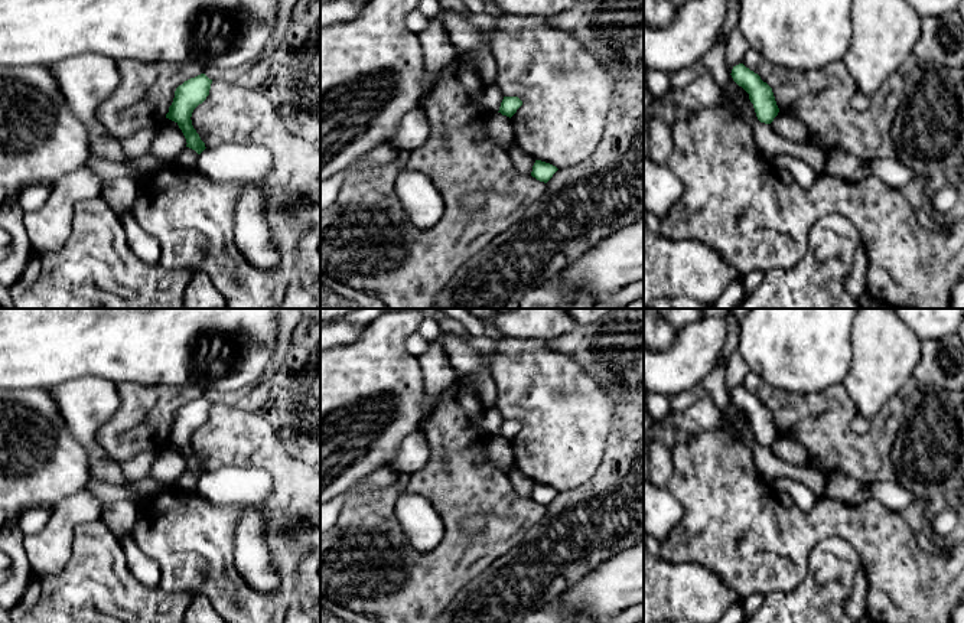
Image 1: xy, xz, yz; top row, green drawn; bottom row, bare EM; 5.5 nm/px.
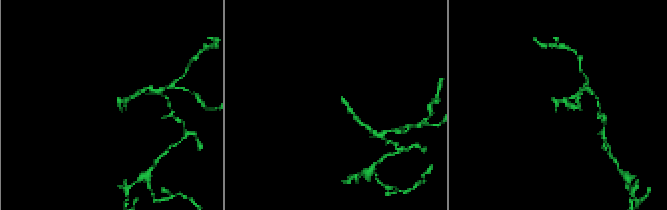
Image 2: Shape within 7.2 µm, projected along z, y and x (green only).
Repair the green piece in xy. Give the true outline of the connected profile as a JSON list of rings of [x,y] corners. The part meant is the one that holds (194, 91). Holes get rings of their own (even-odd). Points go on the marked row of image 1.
[[[205,74],[185,81],[176,88],[173,102],[166,114],[166,118],[175,121],[182,130],[188,143],[186,147],[195,150],[198,154],[206,147],[193,128],[190,117],[193,110],[209,95],[211,84],[212,79]]]

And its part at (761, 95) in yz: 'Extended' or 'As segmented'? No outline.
As segmented

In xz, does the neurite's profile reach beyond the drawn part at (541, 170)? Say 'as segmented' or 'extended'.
as segmented

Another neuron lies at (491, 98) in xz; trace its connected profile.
[[[495,84],[486,85],[481,97],[478,111],[482,114],[496,114],[499,111],[502,100],[504,95]]]

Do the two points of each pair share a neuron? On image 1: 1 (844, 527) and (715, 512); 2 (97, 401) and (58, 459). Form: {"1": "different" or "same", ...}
{"1": "same", "2": "different"}

